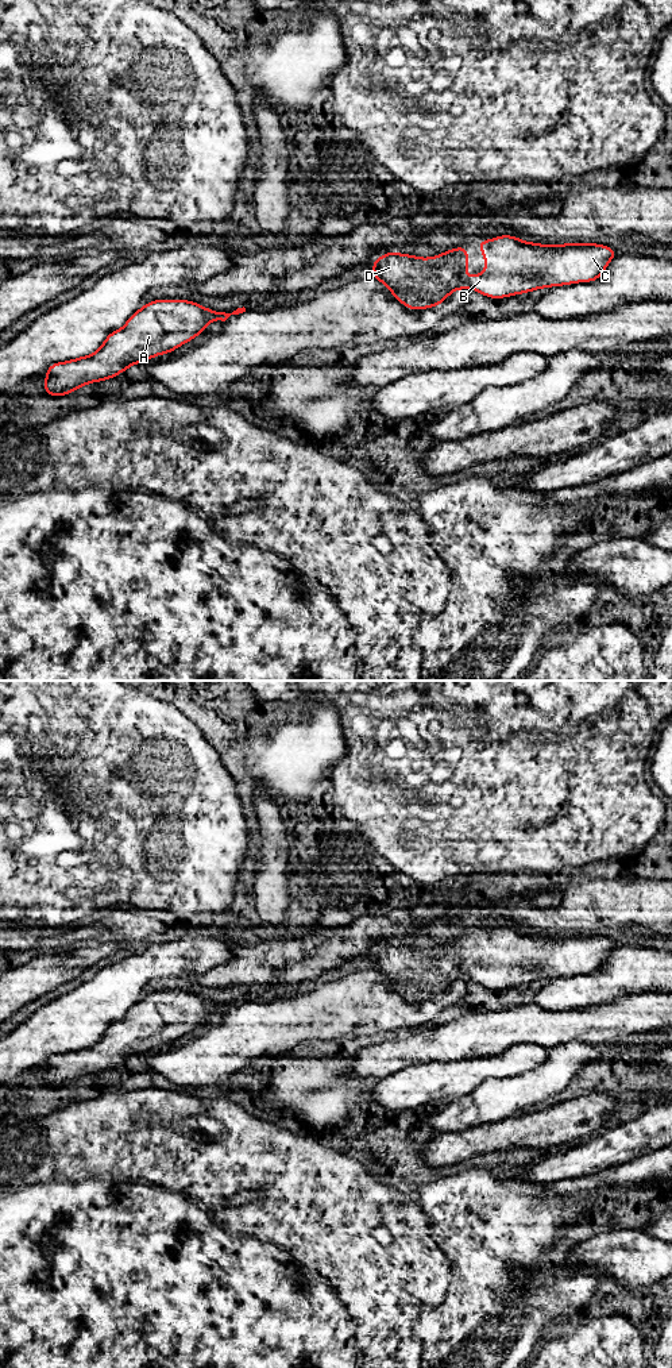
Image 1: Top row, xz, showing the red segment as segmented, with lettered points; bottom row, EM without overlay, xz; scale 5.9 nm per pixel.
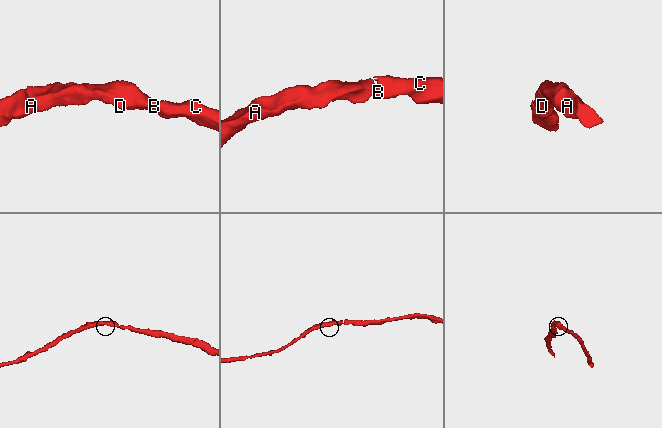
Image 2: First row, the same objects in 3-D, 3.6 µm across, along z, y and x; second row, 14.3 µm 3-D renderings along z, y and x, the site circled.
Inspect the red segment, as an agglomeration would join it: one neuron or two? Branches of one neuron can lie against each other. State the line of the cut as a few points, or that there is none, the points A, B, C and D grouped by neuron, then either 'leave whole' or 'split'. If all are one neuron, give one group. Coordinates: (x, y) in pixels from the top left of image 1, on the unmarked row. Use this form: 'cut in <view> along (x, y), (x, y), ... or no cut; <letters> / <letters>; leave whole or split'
no cut; A B C D; leave whole

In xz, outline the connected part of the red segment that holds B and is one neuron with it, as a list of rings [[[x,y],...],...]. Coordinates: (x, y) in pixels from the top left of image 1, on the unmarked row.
[[[510,926],[479,932],[484,944],[486,963],[466,970],[468,941],[463,937],[433,949],[418,949],[389,943],[376,949],[371,959],[374,971],[383,974],[391,986],[409,1001],[426,1001],[440,997],[456,980],[474,980],[486,989],[502,990],[534,980],[596,972],[610,952],[618,945],[609,937],[594,935],[565,935],[560,937],[529,935]]]

